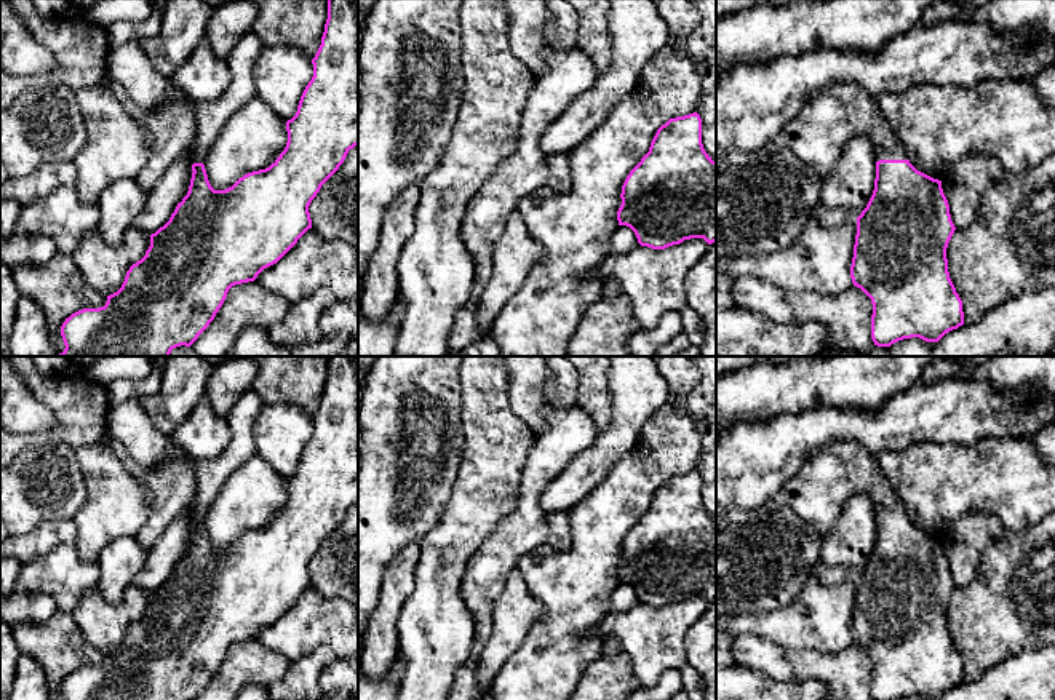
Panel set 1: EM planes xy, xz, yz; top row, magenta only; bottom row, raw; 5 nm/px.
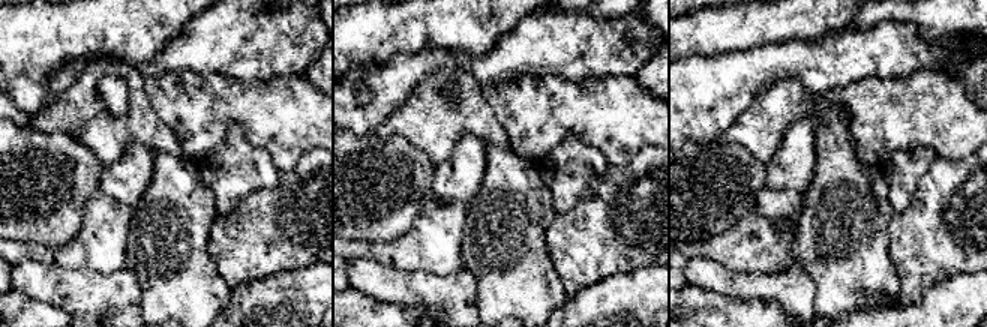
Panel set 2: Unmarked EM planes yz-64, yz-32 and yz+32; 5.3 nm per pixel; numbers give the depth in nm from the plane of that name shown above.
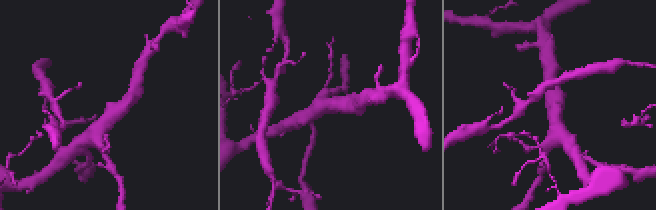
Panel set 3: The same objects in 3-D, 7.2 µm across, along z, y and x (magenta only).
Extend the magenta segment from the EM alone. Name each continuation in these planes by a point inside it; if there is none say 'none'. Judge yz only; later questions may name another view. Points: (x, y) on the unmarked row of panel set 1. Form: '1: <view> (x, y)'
1: yz (881, 510)

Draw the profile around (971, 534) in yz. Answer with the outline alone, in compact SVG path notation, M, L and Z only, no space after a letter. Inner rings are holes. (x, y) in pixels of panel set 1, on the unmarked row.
M973 511L951 523L950 534L942 539L942 547L956 587L965 587L975 577L986 548L1005 532L999 519Z

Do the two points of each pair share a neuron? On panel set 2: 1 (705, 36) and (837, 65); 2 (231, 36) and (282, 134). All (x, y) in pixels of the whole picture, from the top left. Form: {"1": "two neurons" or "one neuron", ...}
{"1": "two neurons", "2": "two neurons"}

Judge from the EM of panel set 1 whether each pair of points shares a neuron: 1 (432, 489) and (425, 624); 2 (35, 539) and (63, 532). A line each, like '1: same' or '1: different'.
1: different
2: same

